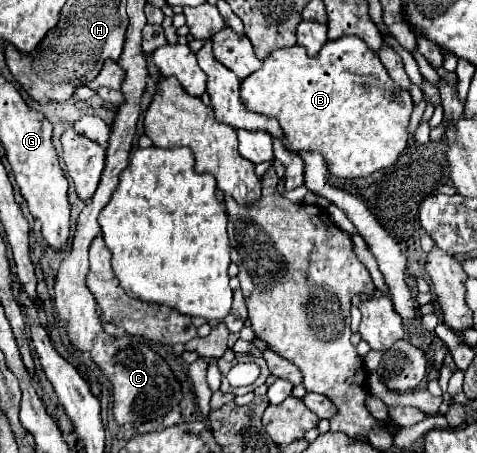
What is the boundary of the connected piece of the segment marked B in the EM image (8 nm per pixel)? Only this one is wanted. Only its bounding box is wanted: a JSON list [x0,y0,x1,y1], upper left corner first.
[242,36,414,178]

